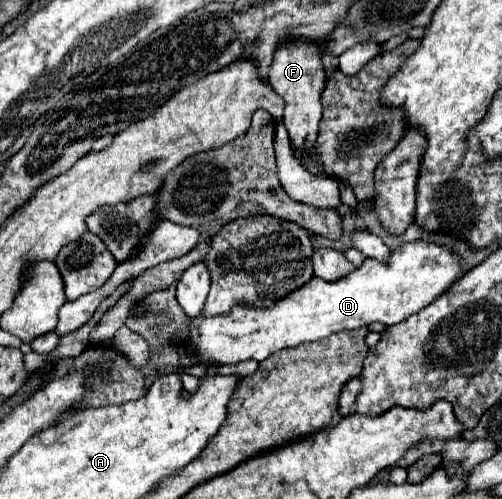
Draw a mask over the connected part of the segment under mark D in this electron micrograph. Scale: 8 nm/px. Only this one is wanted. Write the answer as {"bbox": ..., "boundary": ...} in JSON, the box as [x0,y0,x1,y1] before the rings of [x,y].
{"bbox":[166,240,464,368],"boundary":[[[422,240],[406,242],[390,252],[388,262],[366,258],[356,270],[336,282],[326,282],[314,276],[300,286],[300,290],[278,298],[272,306],[262,310],[240,304],[224,316],[202,316],[198,334],[192,334],[190,324],[182,324],[180,328],[190,332],[188,338],[174,340],[172,336],[166,336],[166,342],[176,354],[190,354],[196,358],[196,364],[206,368],[250,359],[262,362],[276,350],[298,346],[302,342],[316,342],[342,330],[354,330],[372,322],[382,322],[386,326],[398,324],[406,316],[424,310],[462,276],[464,264],[460,256],[446,246]]]}

